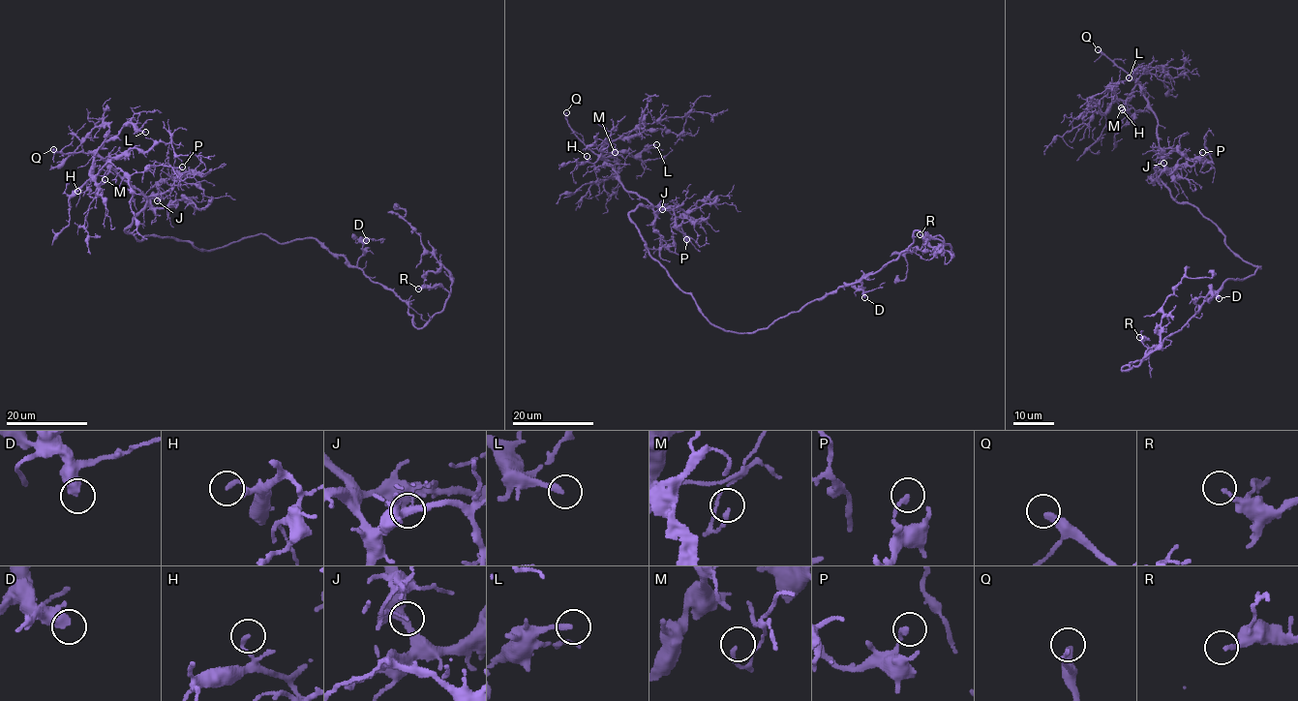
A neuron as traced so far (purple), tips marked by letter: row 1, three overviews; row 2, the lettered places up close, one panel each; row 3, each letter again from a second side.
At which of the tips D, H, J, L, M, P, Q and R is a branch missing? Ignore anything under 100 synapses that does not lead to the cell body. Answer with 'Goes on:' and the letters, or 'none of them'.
Goes on: Q

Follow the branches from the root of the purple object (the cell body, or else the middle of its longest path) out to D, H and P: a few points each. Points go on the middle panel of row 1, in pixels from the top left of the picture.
D: (716, 326), (740, 333), (767, 328), (780, 317), (799, 312), (808, 303), (862, 276), (860, 289), (864, 297)
H: (716, 326), (650, 255), (629, 216), (637, 206), (652, 204), (626, 190), (604, 158), (591, 163), (587, 156)
P: (716, 326), (650, 255), (629, 213), (643, 204), (678, 207), (685, 213), (681, 228), (686, 239)

